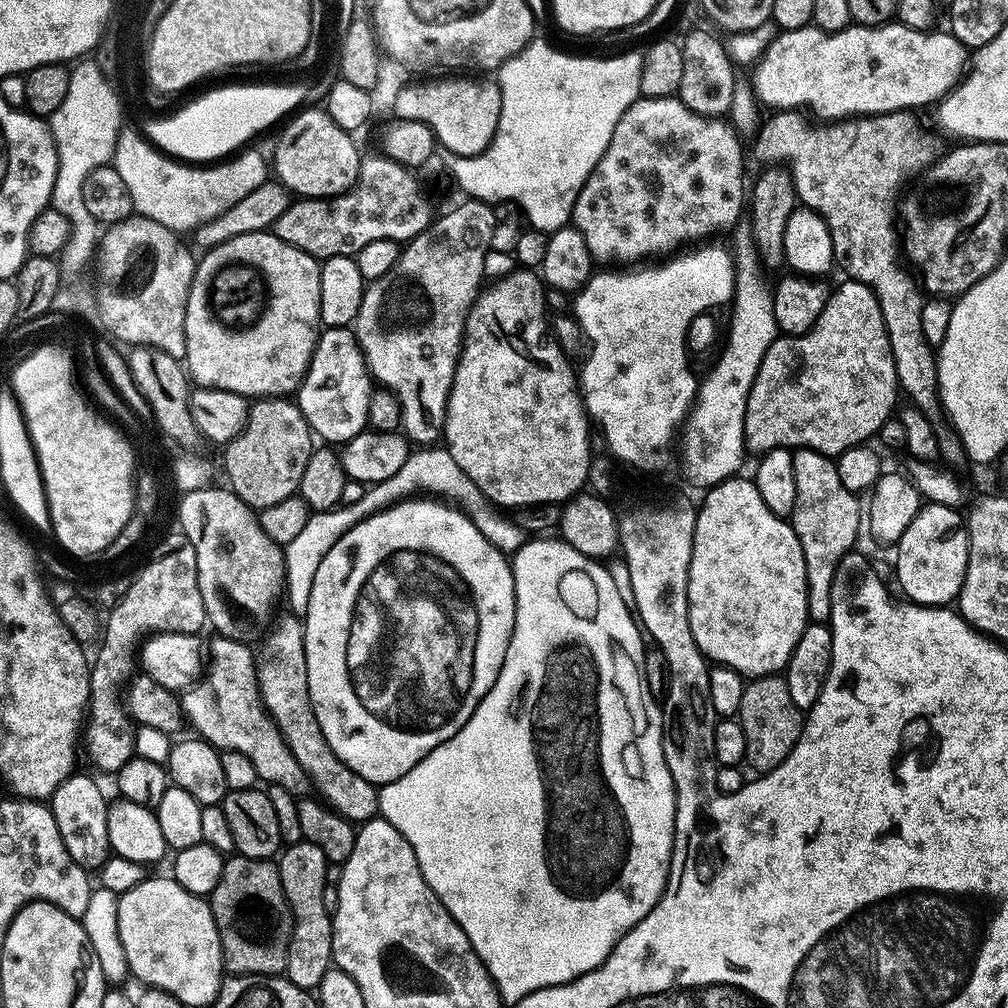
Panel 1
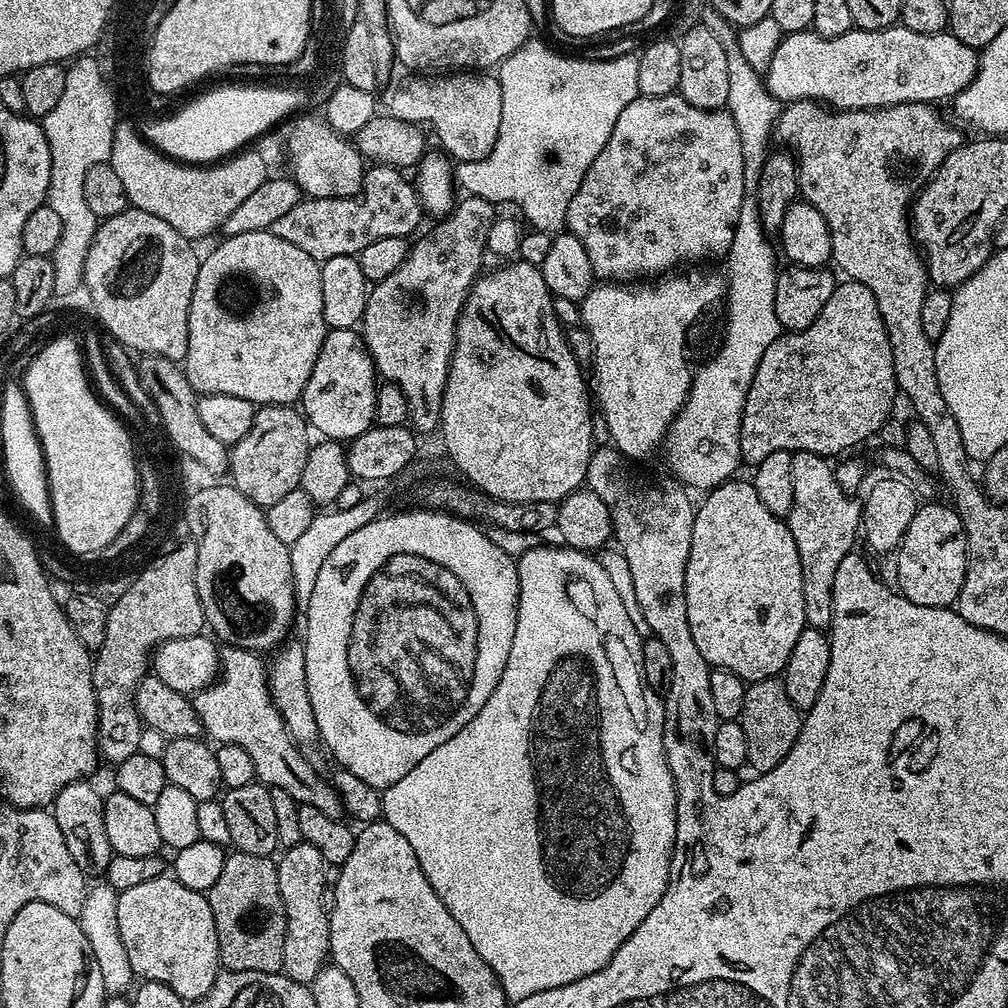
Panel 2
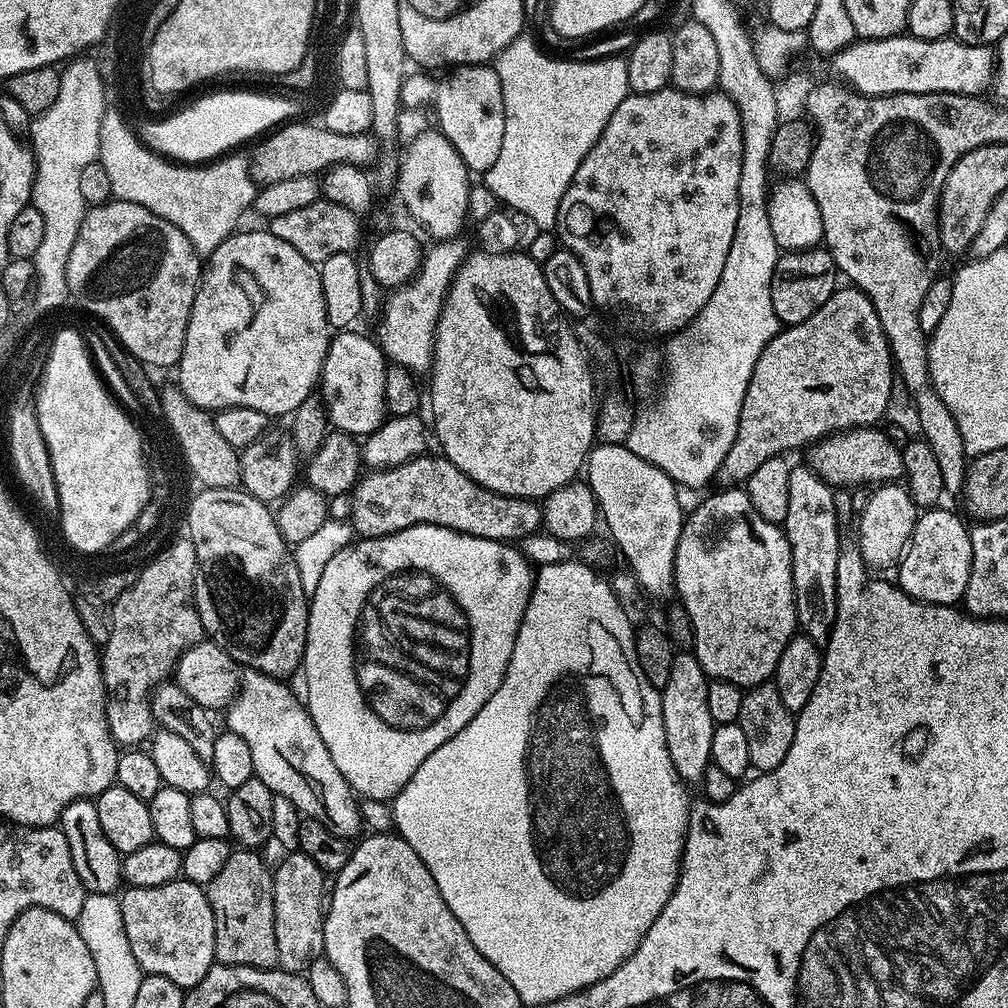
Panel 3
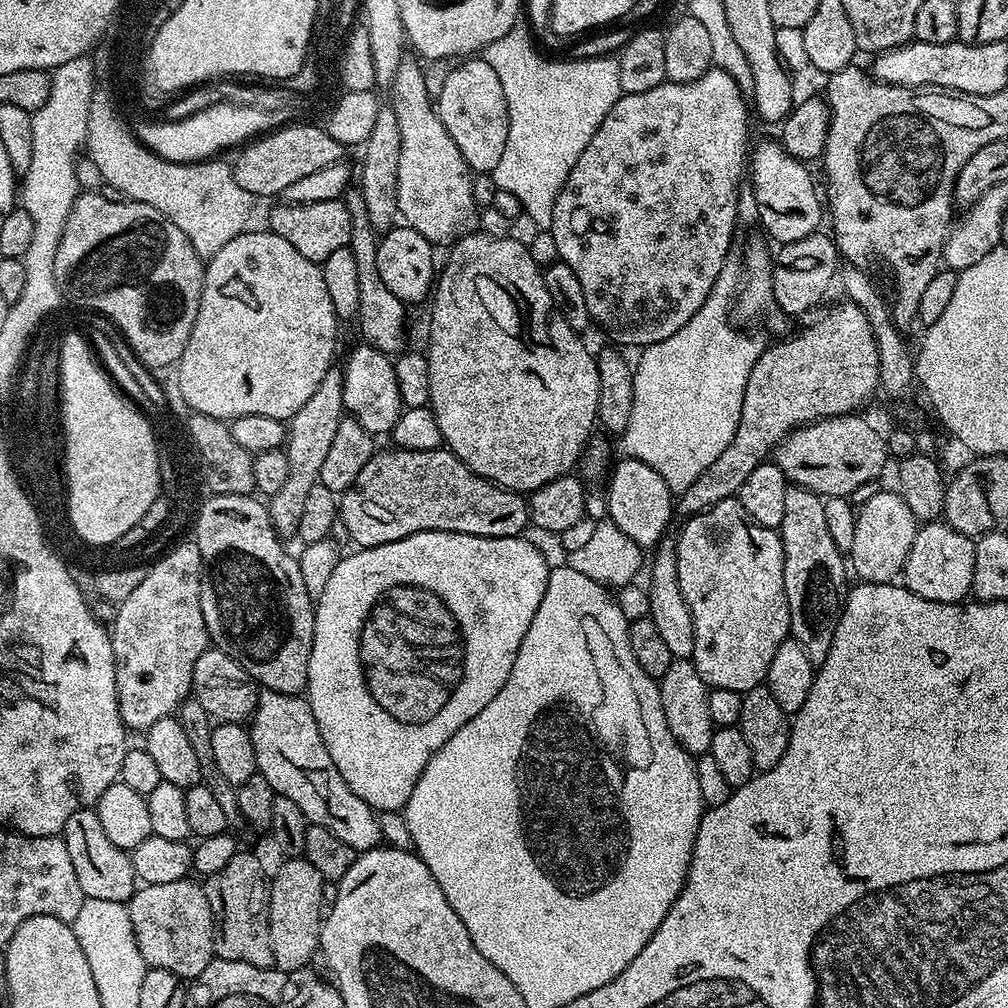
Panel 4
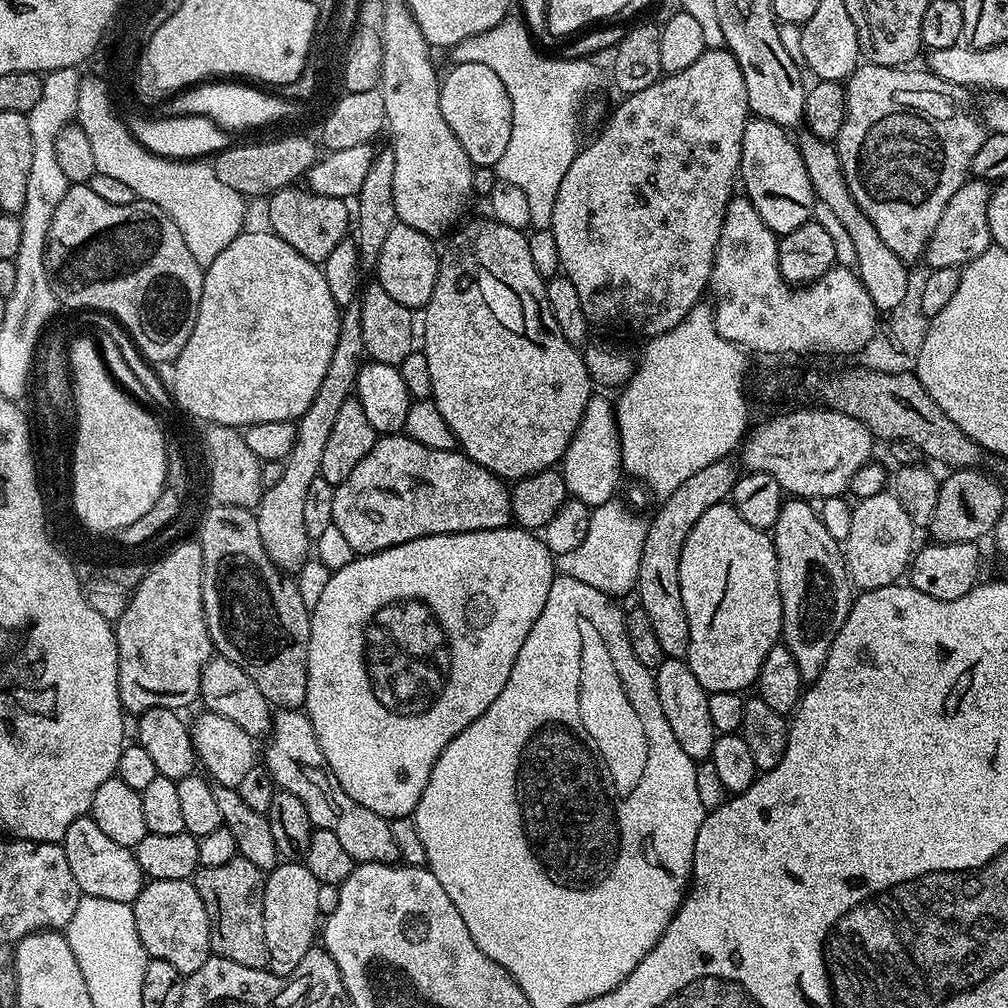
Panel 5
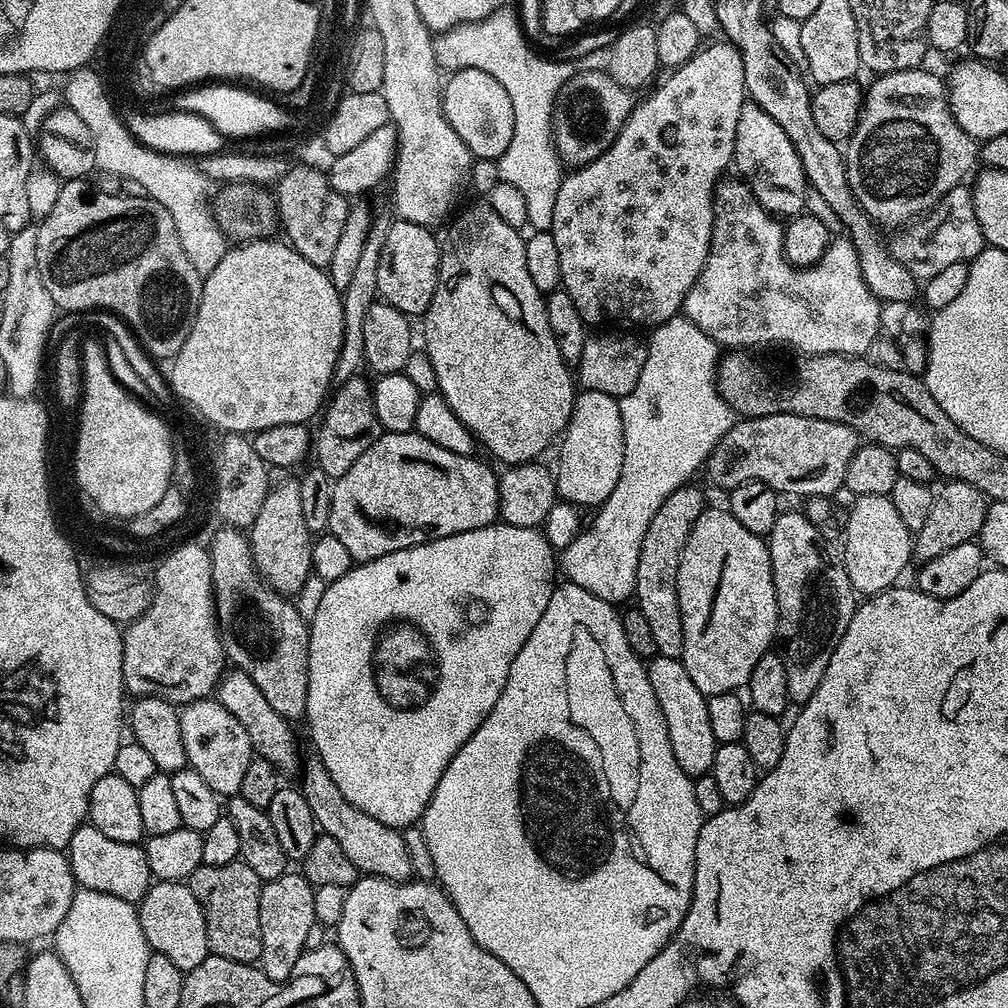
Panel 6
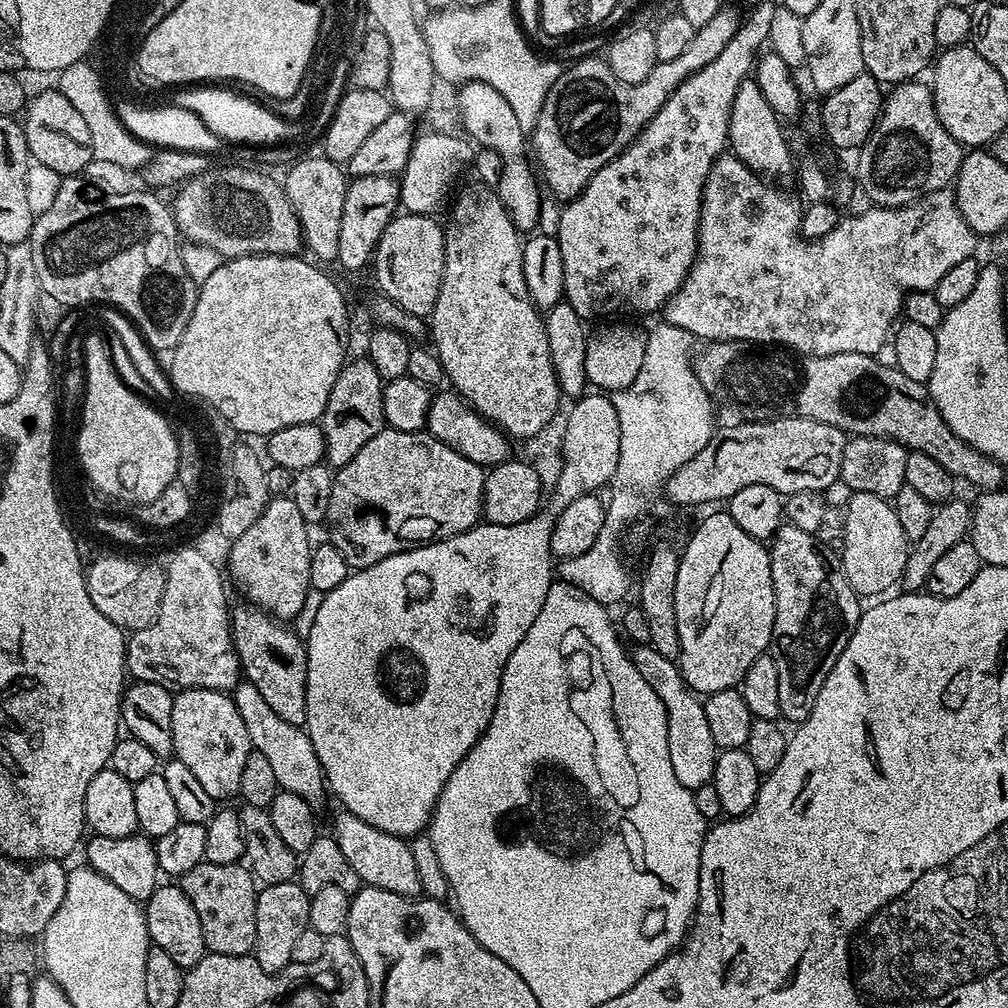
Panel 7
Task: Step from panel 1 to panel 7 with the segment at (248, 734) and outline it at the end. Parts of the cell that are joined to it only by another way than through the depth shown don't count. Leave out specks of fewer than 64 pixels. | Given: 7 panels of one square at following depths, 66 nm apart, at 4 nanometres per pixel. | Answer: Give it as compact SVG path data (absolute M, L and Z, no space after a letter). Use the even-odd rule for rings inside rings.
M343 810L337 813L332 820L330 832L335 836L338 846L342 846L342 854L346 854L346 862L354 866L354 874L358 874L361 885L390 890L392 894L419 897L420 879L418 869L414 867L411 843L403 836L386 834L386 830L378 830L370 826L370 822L362 822L362 818L354 814Z

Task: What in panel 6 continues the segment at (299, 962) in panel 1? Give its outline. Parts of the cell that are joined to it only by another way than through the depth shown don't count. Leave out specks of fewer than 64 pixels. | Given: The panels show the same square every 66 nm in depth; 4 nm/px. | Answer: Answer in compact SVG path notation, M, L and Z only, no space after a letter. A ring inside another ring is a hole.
M286 870L278 878L265 880L260 885L258 918L262 921L262 954L260 971L274 982L282 983L292 976L298 958L305 955L308 935L316 924L317 889L299 871Z

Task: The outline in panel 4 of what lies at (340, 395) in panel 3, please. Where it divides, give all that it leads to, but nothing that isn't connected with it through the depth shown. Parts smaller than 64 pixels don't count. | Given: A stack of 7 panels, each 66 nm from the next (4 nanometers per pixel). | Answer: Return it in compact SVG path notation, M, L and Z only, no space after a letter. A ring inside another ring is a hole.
M360 342L357 345L349 354L348 361L342 364L340 393L344 399L344 411L370 433L391 433L402 411L397 379L394 378L393 357L366 343Z

